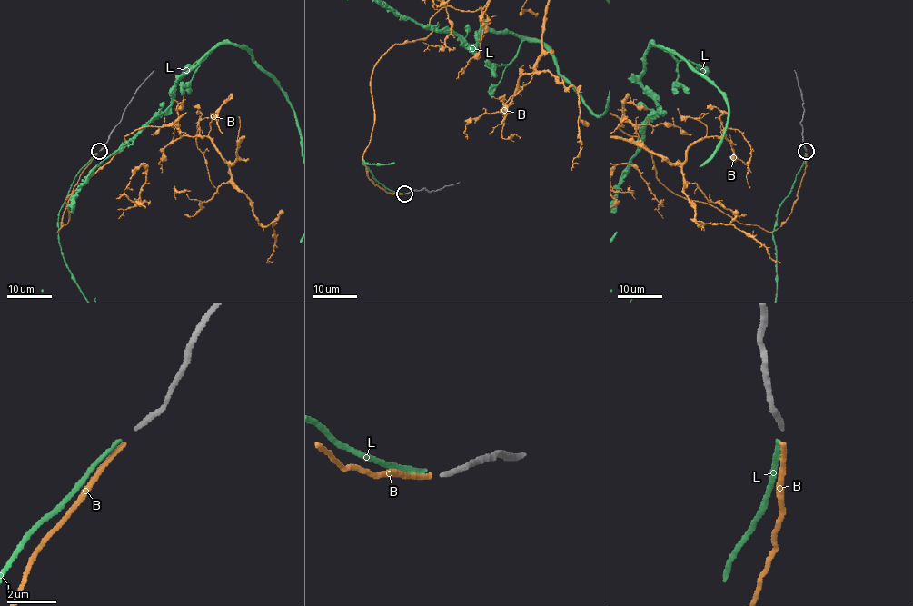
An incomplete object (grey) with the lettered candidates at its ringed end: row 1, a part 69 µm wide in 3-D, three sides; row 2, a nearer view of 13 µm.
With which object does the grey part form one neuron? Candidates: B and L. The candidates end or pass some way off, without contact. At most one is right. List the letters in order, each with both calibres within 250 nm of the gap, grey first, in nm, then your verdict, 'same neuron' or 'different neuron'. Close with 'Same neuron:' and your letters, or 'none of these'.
B: 200/190 nm | different neuron
L: 200/160 nm | different neuron
Same neuron: none of these

